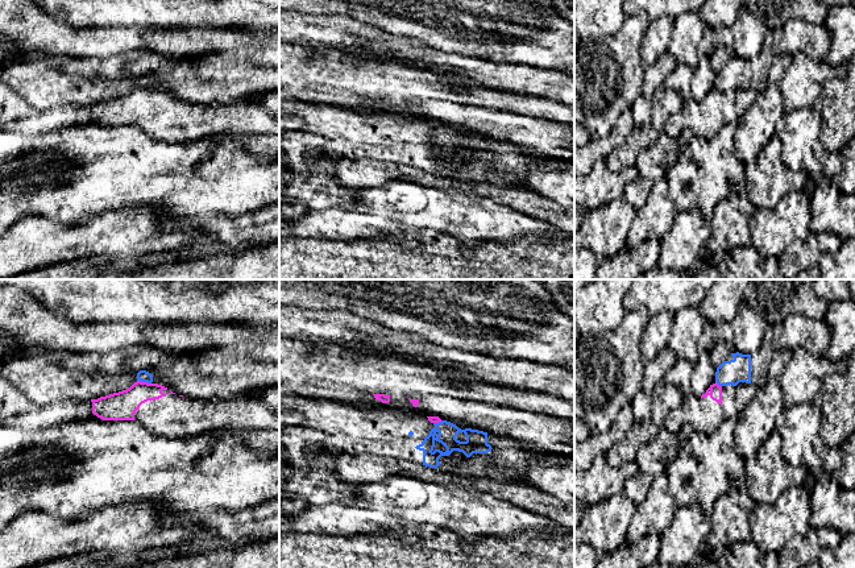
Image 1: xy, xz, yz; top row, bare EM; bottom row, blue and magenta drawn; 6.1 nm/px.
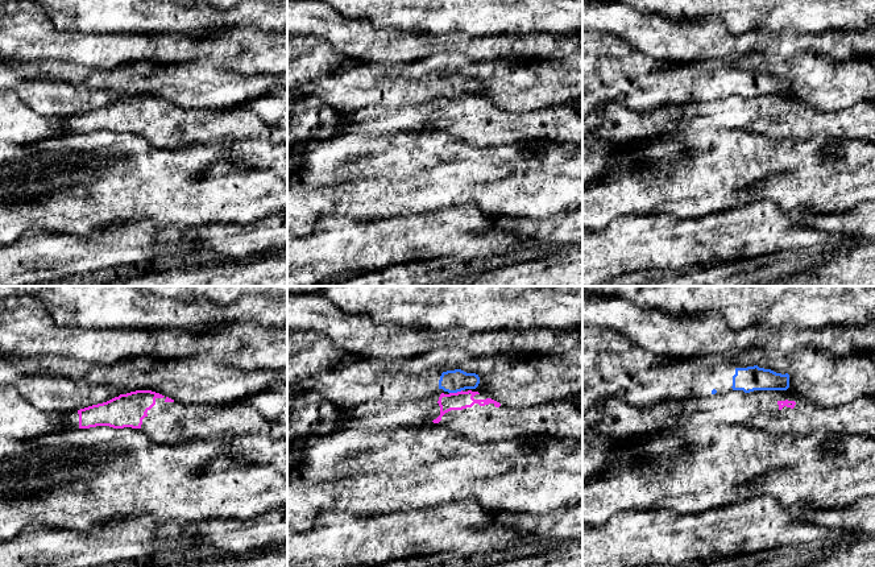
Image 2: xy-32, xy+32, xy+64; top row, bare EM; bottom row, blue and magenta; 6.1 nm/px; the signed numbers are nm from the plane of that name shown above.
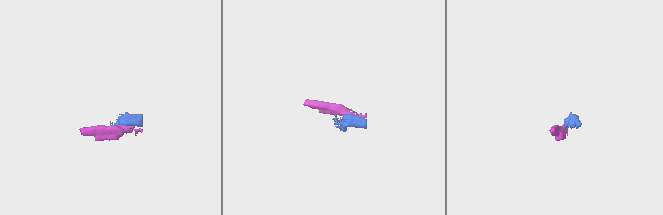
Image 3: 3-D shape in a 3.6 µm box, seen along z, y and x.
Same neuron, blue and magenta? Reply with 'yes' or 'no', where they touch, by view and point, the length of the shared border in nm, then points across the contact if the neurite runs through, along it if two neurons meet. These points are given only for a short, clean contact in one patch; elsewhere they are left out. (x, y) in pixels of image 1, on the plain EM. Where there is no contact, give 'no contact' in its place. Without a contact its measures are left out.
no; meets blue in xy at (144, 86); contact 90 nm long; border along xy (137, 85), (150, 88)

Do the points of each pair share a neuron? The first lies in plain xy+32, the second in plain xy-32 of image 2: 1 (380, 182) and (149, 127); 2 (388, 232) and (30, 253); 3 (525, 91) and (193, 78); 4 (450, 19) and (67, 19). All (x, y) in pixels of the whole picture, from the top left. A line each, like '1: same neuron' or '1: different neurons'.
1: different neurons
2: same neuron
3: same neuron
4: same neuron

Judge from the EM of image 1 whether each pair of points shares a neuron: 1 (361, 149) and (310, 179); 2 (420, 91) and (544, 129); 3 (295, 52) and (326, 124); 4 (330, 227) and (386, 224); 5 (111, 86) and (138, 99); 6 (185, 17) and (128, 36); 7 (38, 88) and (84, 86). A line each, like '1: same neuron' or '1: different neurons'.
1: same neuron
2: same neuron
3: different neurons
4: same neuron
5: different neurons
6: different neurons
7: same neuron

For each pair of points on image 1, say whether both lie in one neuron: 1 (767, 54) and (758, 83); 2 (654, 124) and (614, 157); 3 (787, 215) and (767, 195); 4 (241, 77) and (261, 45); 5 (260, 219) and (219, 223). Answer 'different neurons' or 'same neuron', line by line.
1: same neuron
2: same neuron
3: different neurons
4: different neurons
5: same neuron

